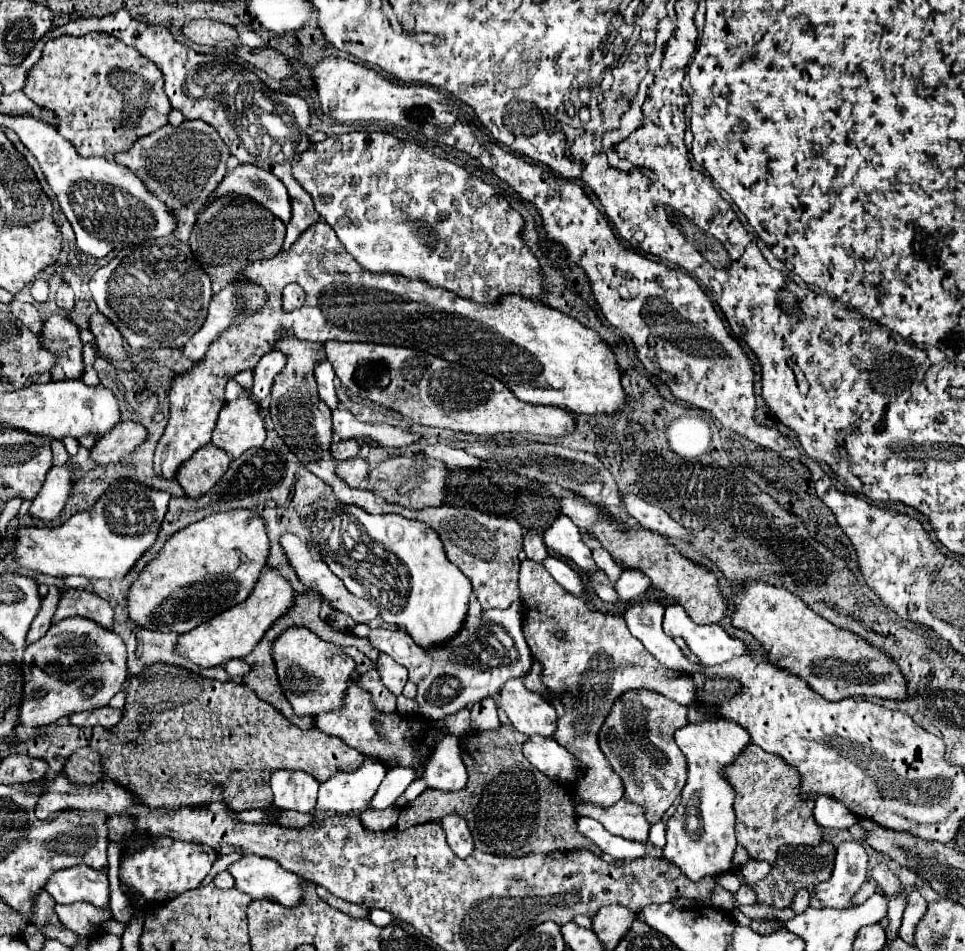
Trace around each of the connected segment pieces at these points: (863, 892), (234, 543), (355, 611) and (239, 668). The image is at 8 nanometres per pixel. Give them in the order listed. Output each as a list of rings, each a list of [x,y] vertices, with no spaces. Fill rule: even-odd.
[[[866,880],[866,882],[862,884],[862,888],[858,890],[858,896],[854,898],[854,904],[862,904],[862,902],[866,902],[872,894],[876,894],[876,882]]]
[[[238,508],[198,520],[168,538],[160,554],[128,592],[130,618],[150,630],[190,632],[216,614],[246,600],[270,556],[266,524],[256,512]]]
[[[284,534],[284,536],[280,538],[280,542],[282,542],[282,546],[284,546],[284,550],[286,550],[286,554],[288,554],[292,566],[296,568],[298,578],[300,578],[308,588],[316,590],[324,600],[328,600],[336,610],[350,614],[356,622],[370,622],[370,620],[374,620],[374,618],[378,616],[378,608],[374,608],[374,606],[370,606],[370,602],[366,602],[366,600],[356,598],[354,594],[350,594],[350,592],[342,586],[342,580],[340,580],[338,576],[334,576],[334,572],[328,568],[328,564],[322,562],[322,558],[316,558],[316,556],[312,554],[312,550],[310,550],[308,544],[300,542],[294,534]]]
[[[242,658],[242,660],[228,660],[226,662],[226,672],[230,676],[246,676],[252,670],[252,666]]]

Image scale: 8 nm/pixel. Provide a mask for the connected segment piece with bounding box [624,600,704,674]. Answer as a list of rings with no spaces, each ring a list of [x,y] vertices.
[[[640,600],[634,604],[628,604],[624,610],[624,620],[628,624],[628,630],[646,646],[646,650],[666,668],[674,670],[686,670],[688,674],[702,672],[700,664],[692,664],[682,650],[676,646],[674,638],[666,636],[662,630],[666,604],[658,600]]]

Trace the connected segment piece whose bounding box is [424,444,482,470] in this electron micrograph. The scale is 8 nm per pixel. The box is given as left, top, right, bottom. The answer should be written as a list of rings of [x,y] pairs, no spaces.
[[[434,444],[434,446],[426,446],[424,448],[424,456],[428,458],[438,458],[442,462],[446,462],[450,468],[454,470],[462,470],[462,468],[480,468],[482,466],[482,458],[470,456],[468,452],[464,452],[462,448],[454,448],[448,444]]]

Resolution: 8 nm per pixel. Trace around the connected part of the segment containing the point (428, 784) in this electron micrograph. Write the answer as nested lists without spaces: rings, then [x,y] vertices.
[[[448,734],[442,742],[436,744],[434,754],[426,764],[424,776],[414,780],[406,788],[398,804],[404,804],[405,801],[412,802],[428,788],[444,791],[462,790],[466,788],[466,780],[468,780],[468,772],[466,766],[462,764],[462,750],[458,736]]]

